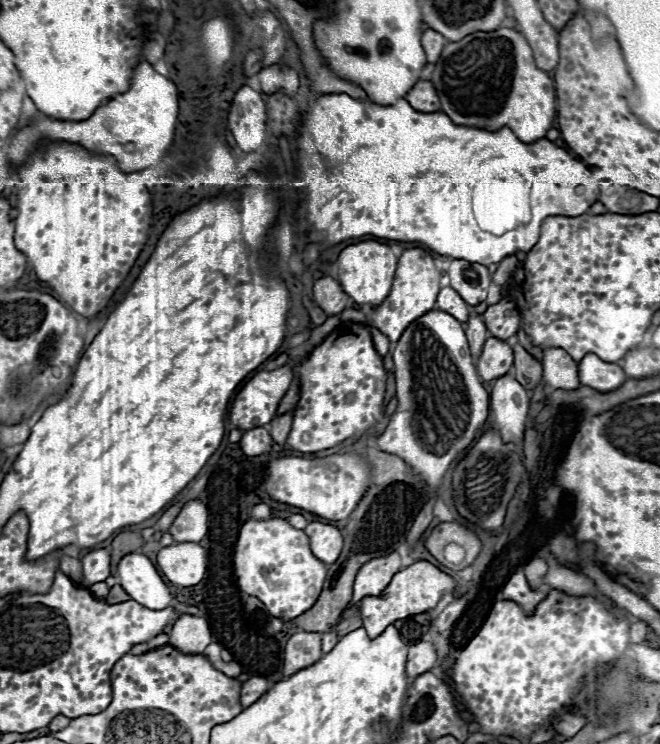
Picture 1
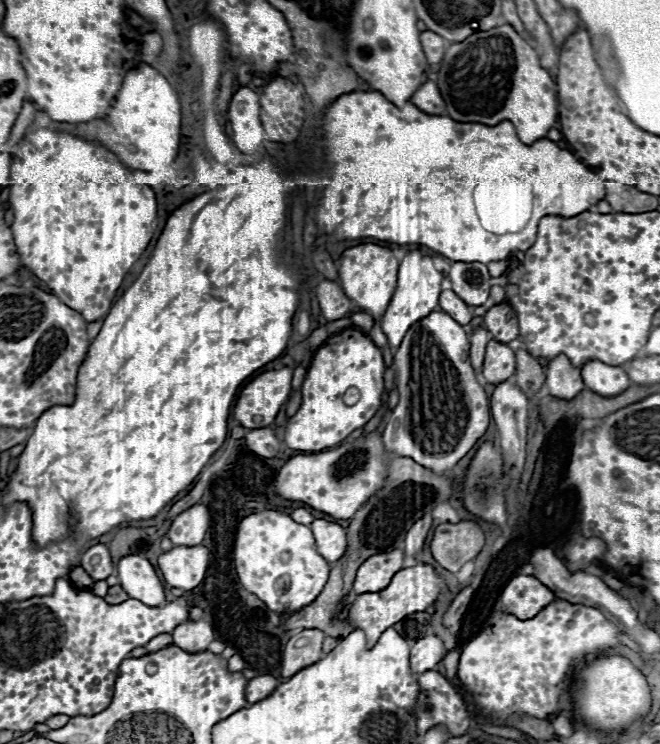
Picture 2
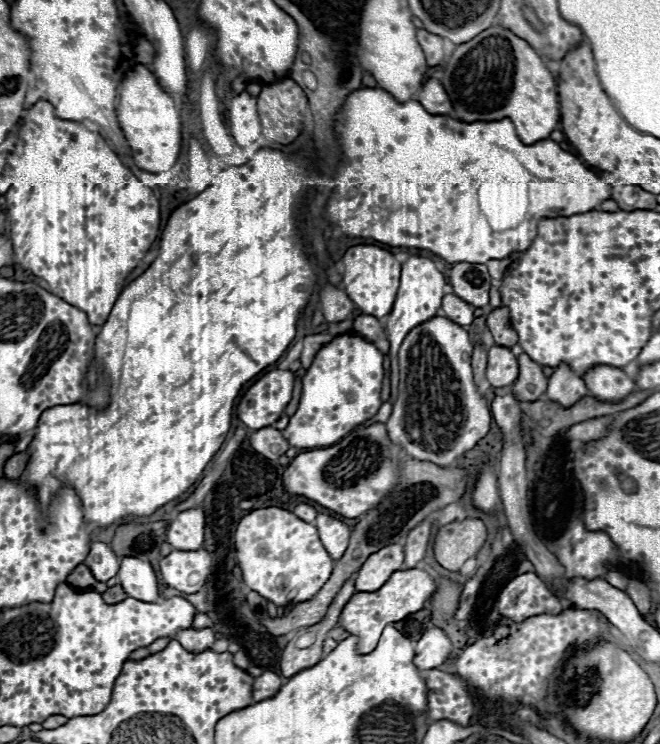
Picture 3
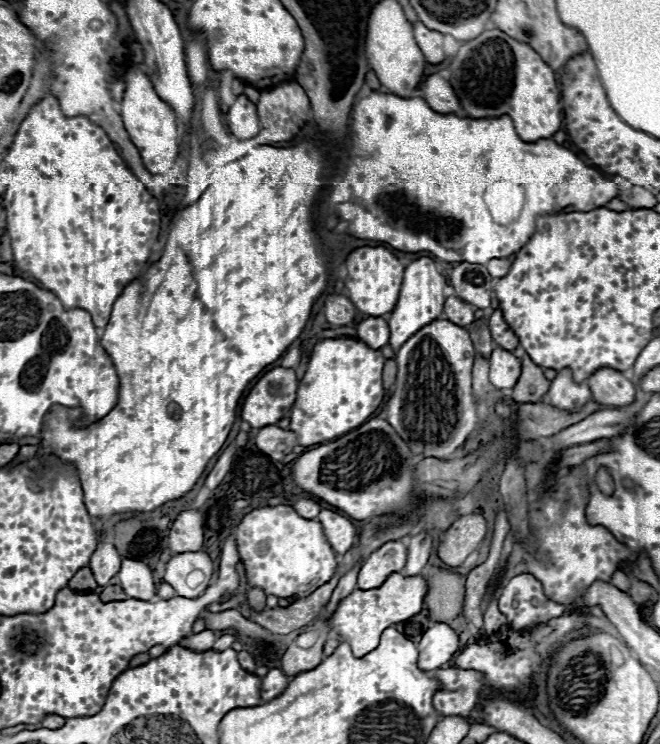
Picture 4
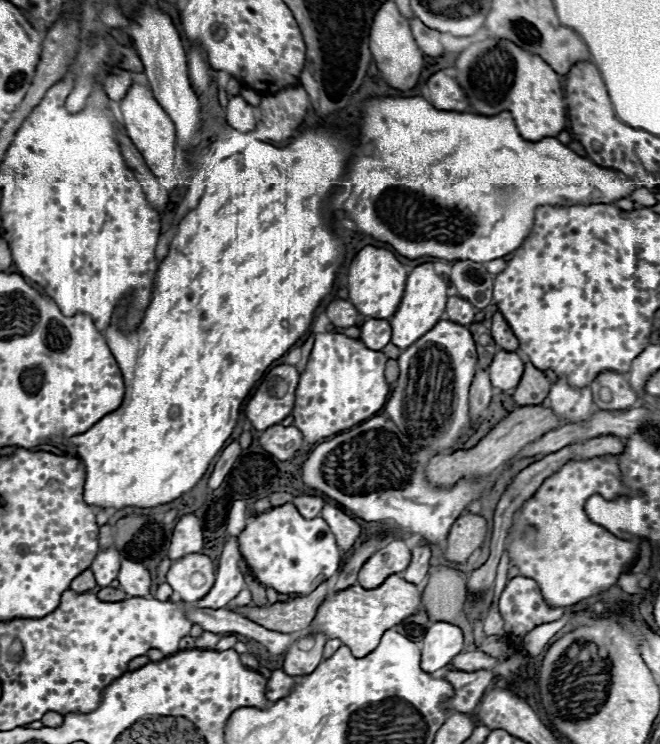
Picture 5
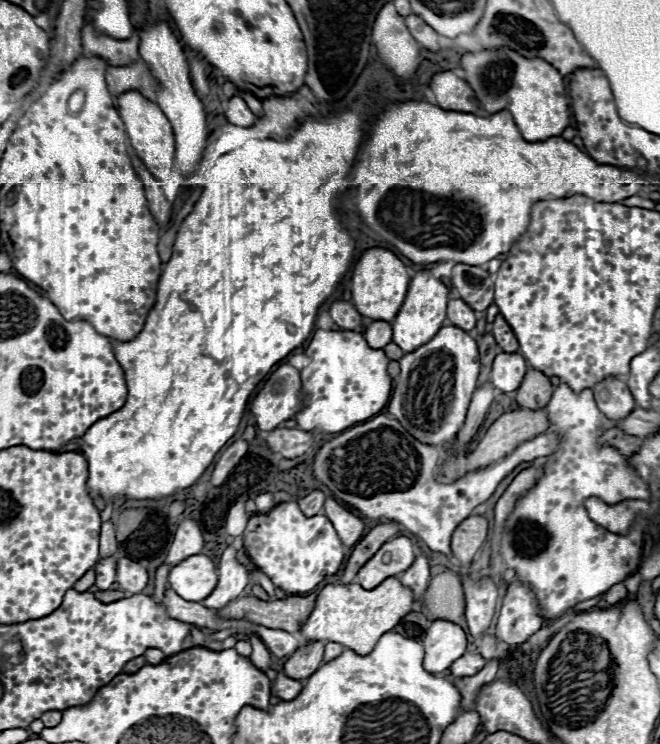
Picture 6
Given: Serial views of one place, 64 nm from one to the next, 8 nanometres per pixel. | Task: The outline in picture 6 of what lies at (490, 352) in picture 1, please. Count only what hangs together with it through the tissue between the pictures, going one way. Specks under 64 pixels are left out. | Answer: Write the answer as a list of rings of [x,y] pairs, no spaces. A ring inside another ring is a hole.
[[[498,354],[492,364],[490,382],[502,392],[514,392],[522,384],[524,374],[526,360],[520,354]]]

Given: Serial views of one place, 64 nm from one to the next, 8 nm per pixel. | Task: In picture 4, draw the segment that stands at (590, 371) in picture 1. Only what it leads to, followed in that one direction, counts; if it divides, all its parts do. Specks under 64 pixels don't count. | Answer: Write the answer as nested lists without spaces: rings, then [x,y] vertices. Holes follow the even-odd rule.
[[[600,368],[588,378],[592,398],[604,406],[628,406],[634,400],[636,386],[622,372]]]

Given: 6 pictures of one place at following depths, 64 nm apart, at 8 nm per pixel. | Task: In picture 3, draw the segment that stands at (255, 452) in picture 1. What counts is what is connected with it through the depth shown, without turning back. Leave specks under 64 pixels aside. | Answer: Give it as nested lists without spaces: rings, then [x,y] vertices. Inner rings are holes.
[[[268,426],[268,428],[262,428],[262,430],[256,430],[250,434],[250,446],[262,454],[264,458],[270,458],[270,460],[276,460],[280,458],[288,448],[290,444],[282,438],[280,430]]]

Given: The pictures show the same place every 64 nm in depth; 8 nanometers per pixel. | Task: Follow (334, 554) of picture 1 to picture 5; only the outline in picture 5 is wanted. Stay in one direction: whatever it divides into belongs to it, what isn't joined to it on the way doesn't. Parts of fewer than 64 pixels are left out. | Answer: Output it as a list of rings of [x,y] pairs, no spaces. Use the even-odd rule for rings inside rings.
[[[326,504],[322,508],[320,516],[326,520],[326,524],[328,524],[330,532],[334,534],[340,550],[348,552],[354,546],[356,538],[360,536],[360,526],[354,522],[354,518],[350,518],[348,514],[342,512],[342,508],[332,506],[332,504]]]

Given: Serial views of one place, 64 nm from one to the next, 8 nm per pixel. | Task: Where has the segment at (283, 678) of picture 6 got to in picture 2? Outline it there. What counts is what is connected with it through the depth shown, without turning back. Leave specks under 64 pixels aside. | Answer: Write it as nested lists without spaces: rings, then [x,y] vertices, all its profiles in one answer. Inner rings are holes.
[[[266,674],[266,676],[256,676],[256,678],[252,678],[252,680],[248,682],[248,686],[246,686],[246,702],[248,702],[248,704],[254,704],[254,702],[266,698],[268,694],[274,692],[276,686],[278,686],[278,680],[276,680],[274,676],[268,676],[268,674]]]

